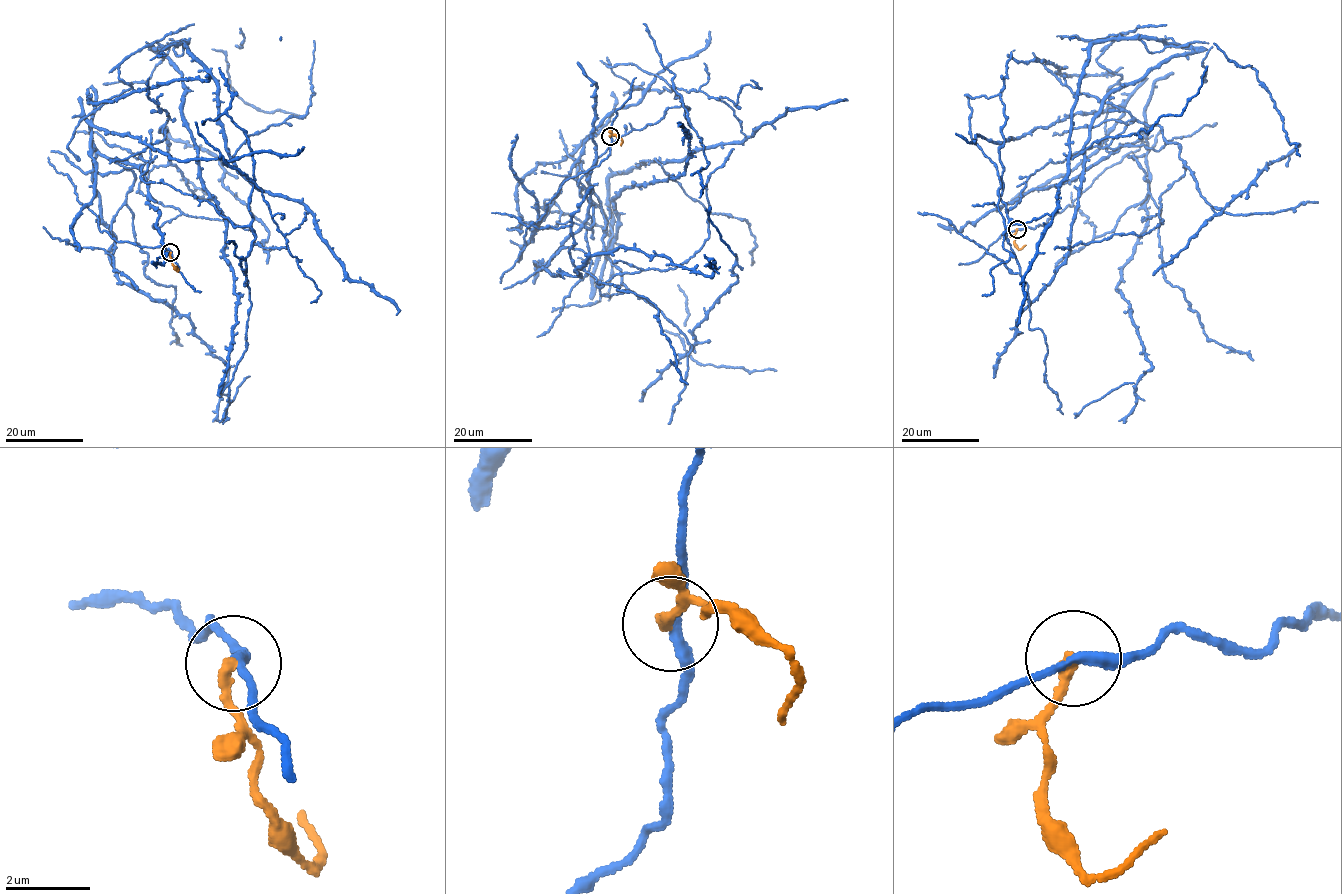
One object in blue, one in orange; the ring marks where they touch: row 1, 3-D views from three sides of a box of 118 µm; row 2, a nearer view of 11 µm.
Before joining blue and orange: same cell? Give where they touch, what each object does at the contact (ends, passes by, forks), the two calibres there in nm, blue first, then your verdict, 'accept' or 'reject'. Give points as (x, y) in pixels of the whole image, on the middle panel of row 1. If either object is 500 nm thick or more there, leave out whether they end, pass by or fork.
place (610, 136); blue passes by; orange ends; calibres 240 and 280 nm; reject

